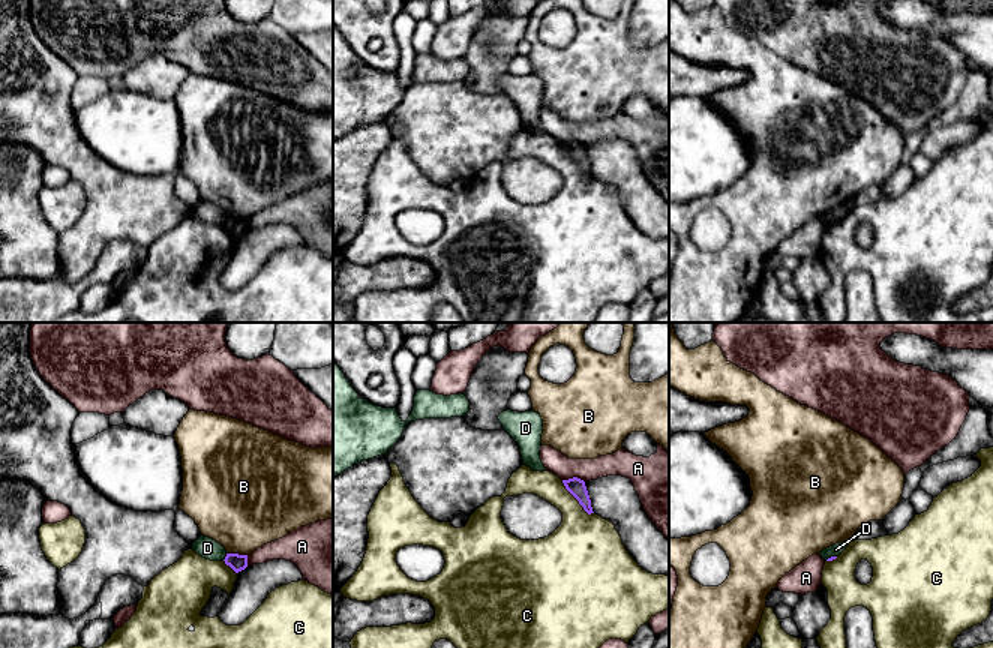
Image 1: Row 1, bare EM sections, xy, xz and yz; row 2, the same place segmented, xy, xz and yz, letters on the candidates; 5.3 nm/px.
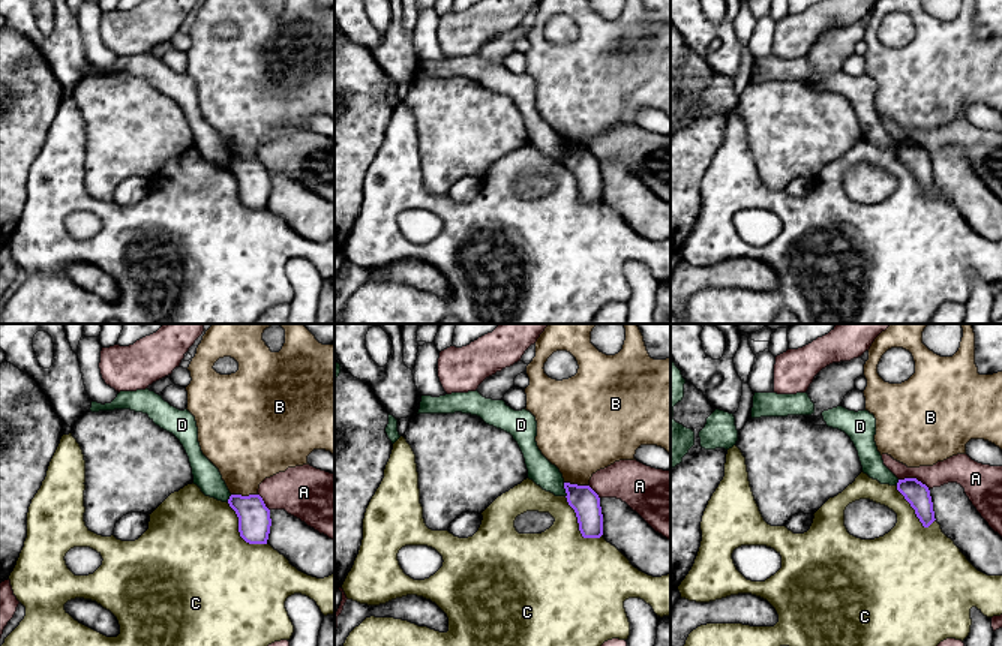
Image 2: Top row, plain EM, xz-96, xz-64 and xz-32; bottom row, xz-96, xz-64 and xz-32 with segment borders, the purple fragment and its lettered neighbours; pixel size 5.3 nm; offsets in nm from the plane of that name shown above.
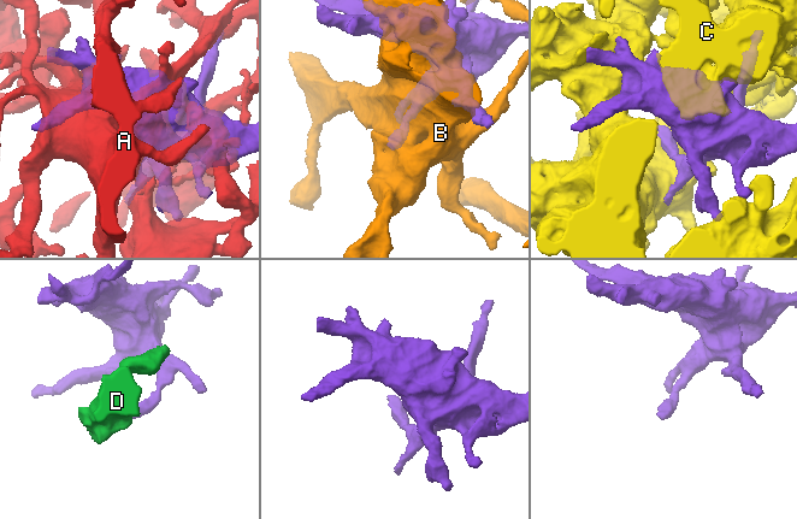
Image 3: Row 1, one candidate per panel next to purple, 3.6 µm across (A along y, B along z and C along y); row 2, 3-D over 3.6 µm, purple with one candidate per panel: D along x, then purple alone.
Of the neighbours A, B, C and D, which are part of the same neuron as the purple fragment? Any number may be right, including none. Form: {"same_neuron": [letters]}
{"same_neuron": []}

